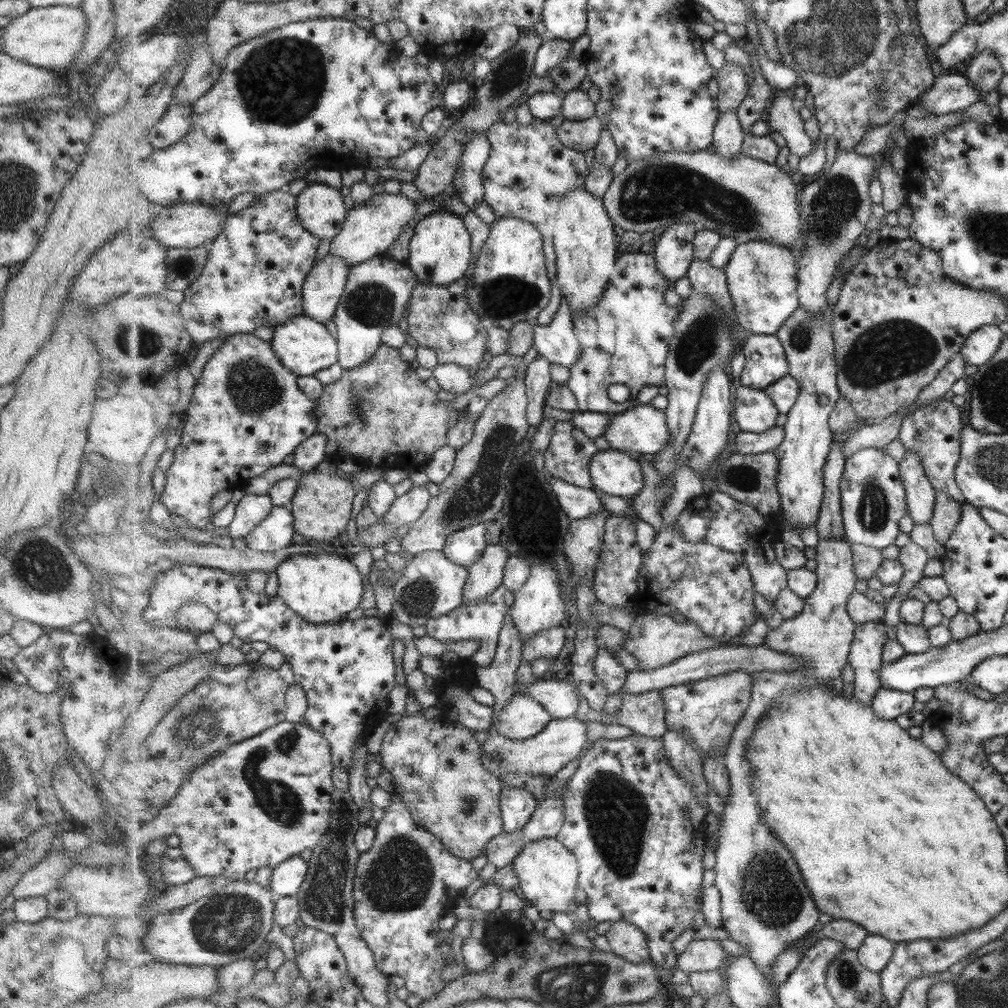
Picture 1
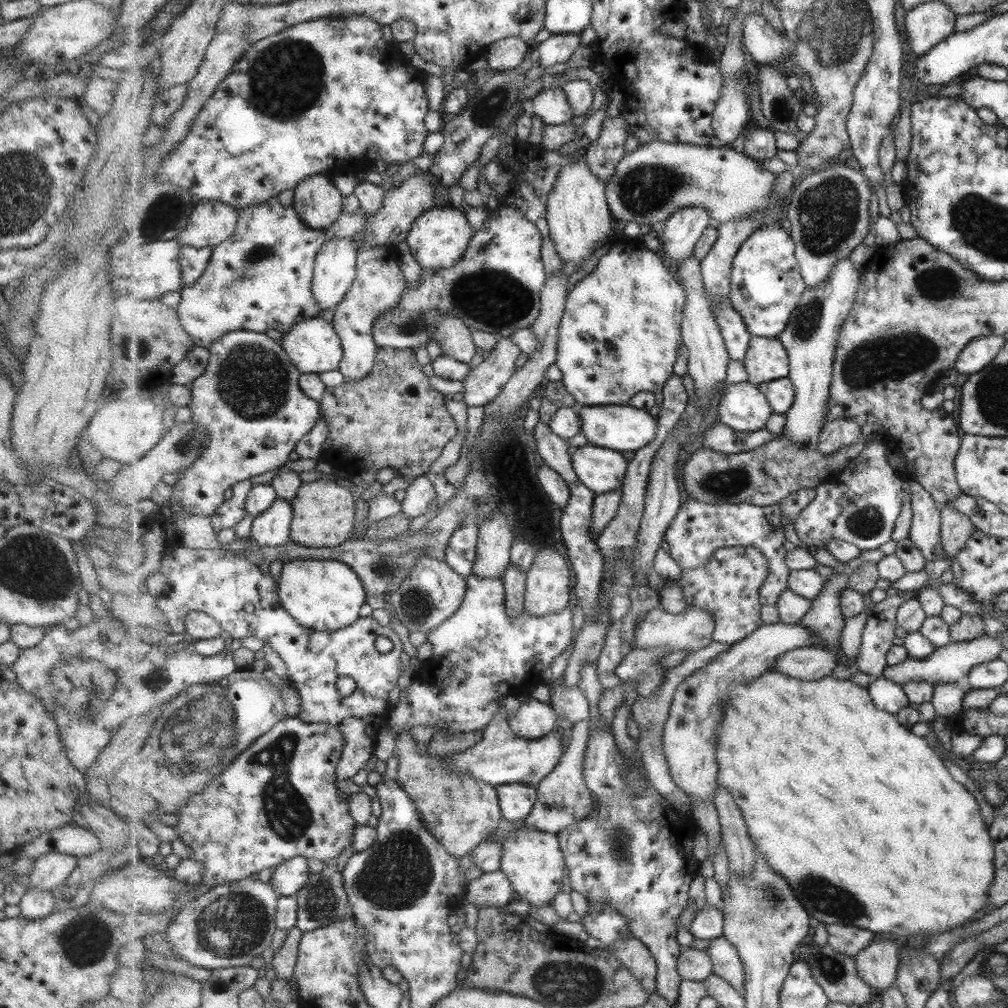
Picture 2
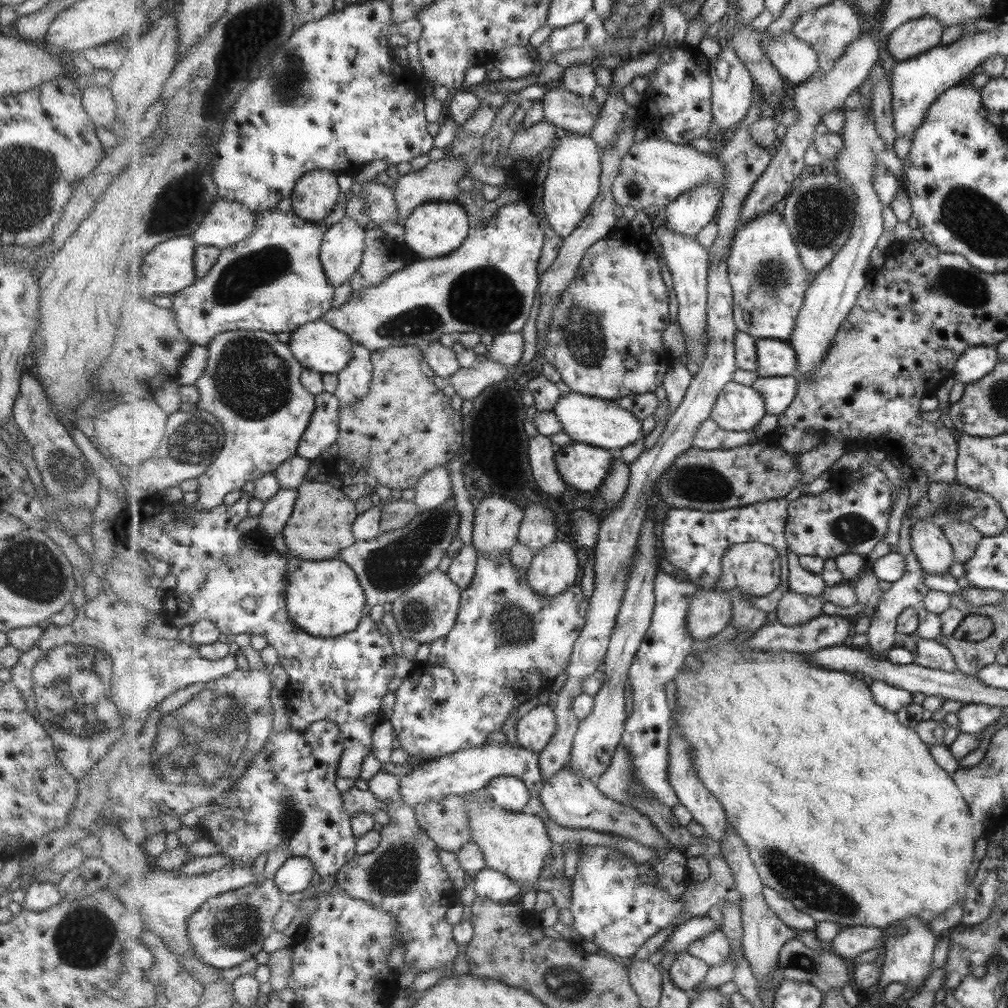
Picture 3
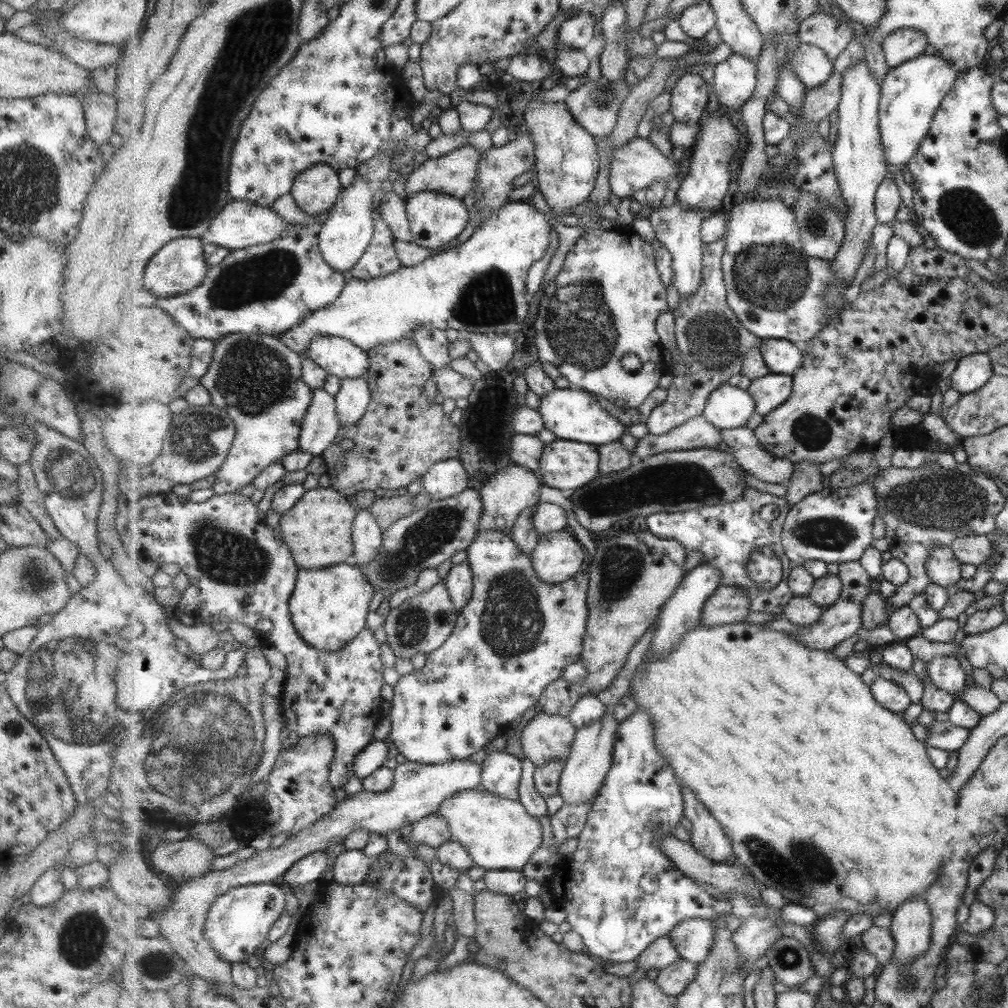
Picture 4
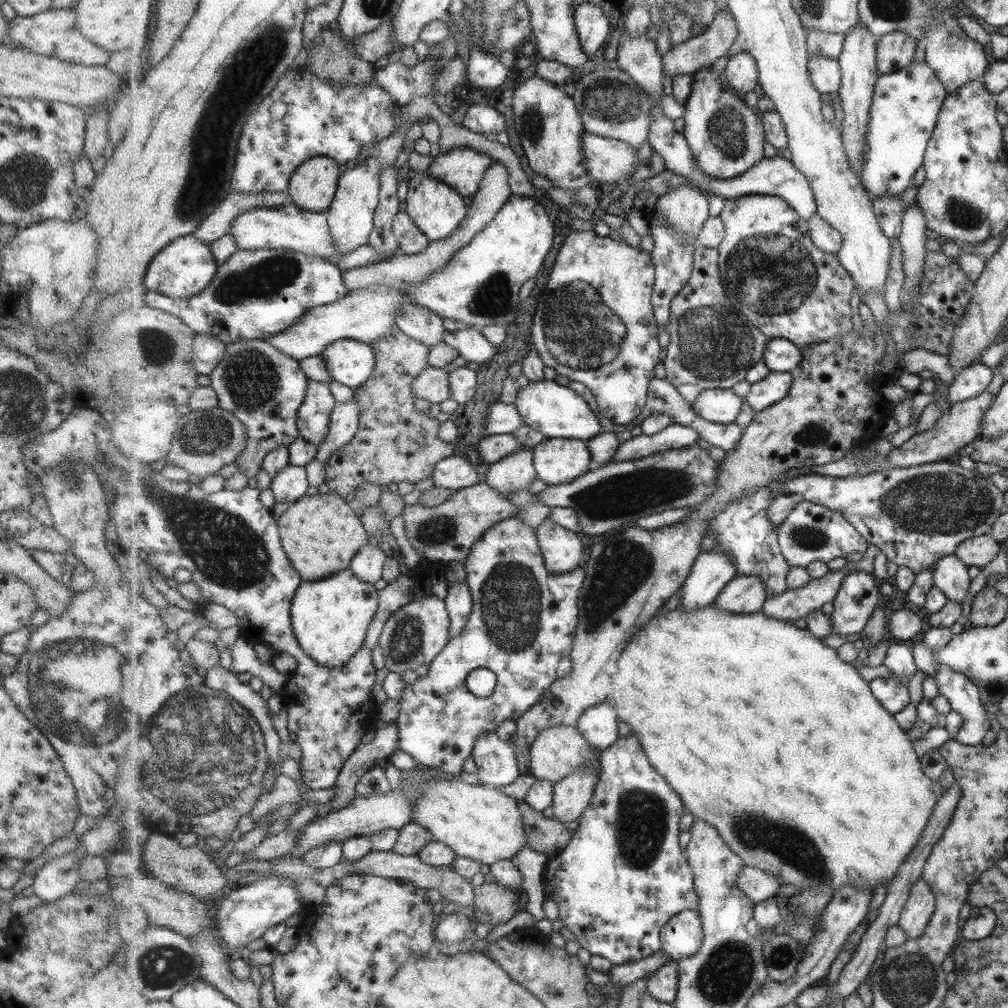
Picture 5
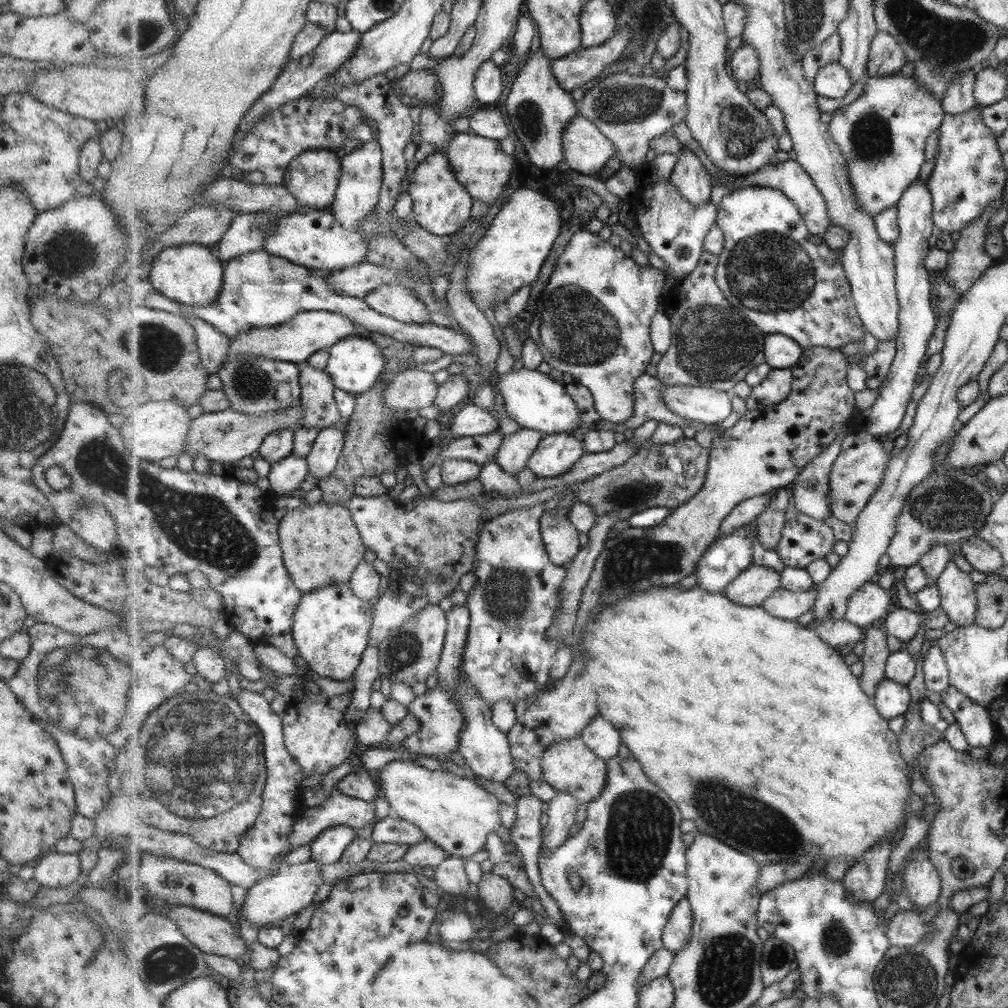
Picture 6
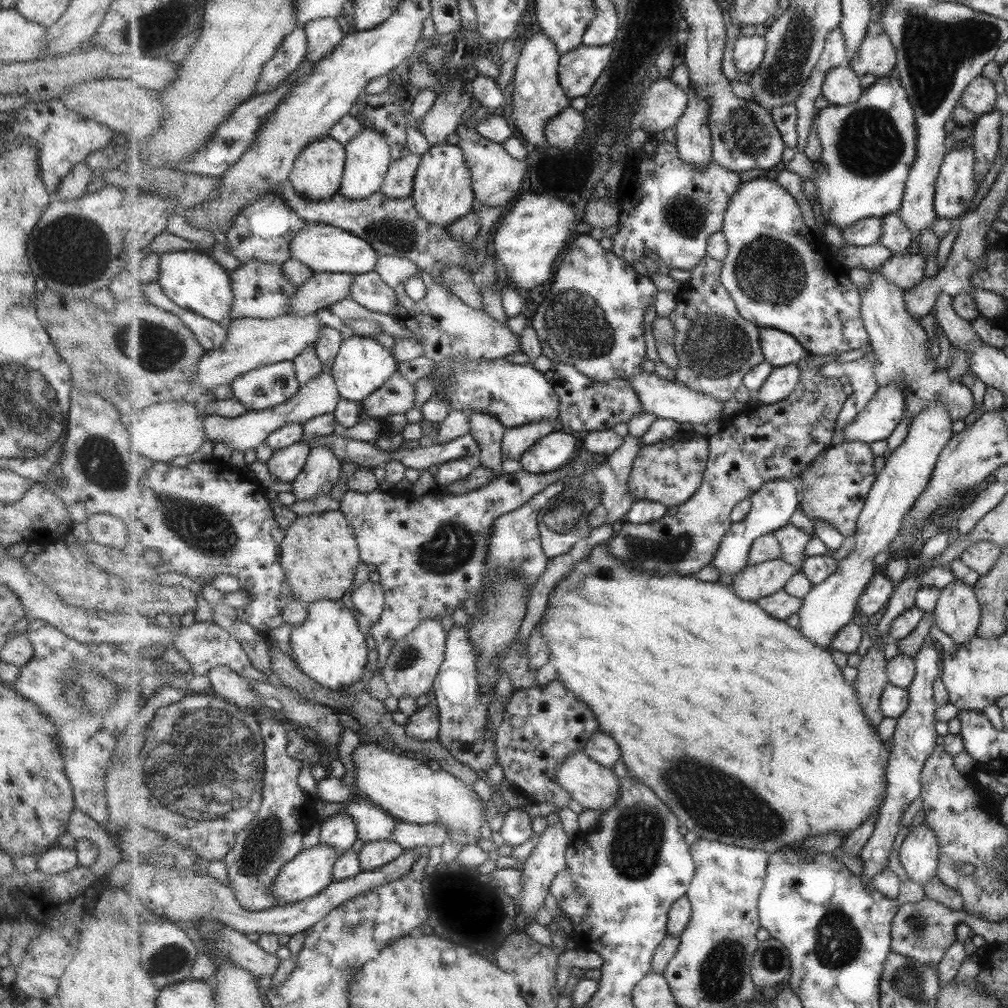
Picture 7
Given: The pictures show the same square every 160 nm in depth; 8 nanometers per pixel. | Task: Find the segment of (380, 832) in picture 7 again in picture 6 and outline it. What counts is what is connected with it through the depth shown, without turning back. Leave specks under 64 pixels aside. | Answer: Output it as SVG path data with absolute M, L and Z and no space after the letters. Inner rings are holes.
M334 790L326 802L304 812L290 834L290 841L295 850L302 844L311 844L328 828L337 825L347 825L356 830L365 826L374 828L378 821L375 805Z

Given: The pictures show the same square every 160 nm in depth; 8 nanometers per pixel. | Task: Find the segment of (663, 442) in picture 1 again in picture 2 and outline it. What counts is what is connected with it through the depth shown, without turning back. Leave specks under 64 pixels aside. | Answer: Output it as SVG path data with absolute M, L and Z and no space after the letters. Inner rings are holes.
M631 404L582 406L579 412L582 433L588 439L588 444L610 448L617 452L625 452L625 450L636 452L656 438L657 417L653 419L648 410L635 408Z

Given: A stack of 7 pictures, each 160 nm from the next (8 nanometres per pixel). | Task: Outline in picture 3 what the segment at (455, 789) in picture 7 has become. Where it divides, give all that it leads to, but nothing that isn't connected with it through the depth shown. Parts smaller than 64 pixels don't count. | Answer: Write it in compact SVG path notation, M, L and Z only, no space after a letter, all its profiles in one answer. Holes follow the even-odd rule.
M466 804L466 813L475 841L485 855L486 867L504 872L509 878L522 884L522 893L538 891L543 878L542 868L553 848L553 840L545 826L545 821L530 811L511 812L491 804Z

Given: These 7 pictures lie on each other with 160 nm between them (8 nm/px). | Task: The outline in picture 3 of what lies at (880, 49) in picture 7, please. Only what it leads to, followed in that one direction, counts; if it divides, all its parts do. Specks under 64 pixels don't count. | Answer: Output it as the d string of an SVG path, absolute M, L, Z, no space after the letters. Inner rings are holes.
M932 16L912 19L888 38L887 51L897 63L915 59L939 46L942 30Z

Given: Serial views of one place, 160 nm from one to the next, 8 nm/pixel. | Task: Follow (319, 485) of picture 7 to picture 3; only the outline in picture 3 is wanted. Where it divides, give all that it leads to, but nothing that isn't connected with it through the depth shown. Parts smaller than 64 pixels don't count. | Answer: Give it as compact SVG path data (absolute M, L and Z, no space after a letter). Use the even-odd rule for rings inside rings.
M355 340L352 341L354 342L355 358L343 372L340 372L340 381L335 391L340 402L345 405L354 404L354 402L366 398L371 391L374 379L373 352Z

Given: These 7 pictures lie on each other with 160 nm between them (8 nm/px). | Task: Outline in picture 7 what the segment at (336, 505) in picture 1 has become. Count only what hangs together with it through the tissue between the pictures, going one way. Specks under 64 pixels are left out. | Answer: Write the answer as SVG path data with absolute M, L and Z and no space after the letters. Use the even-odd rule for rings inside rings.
M340 510L301 513L287 528L280 547L281 563L293 595L306 603L341 600L351 593L357 566L362 563L356 529Z

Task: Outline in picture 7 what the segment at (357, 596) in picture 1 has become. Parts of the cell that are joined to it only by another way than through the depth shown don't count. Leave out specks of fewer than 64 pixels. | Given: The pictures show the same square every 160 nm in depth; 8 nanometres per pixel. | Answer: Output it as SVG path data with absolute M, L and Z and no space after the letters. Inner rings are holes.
M318 600L310 603L308 609L310 613L305 624L291 630L290 646L296 664L315 682L332 691L361 682L365 666L369 664L367 654L373 643L361 632L357 618L341 600Z

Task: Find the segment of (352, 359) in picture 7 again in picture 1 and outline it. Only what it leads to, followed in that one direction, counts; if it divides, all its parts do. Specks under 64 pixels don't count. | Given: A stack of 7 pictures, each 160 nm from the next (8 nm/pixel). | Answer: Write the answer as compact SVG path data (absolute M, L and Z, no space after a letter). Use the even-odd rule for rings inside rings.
M305 315L296 316L289 323L273 328L271 339L273 348L280 356L282 363L294 373L302 376L313 376L320 370L327 370L340 359L340 344L338 338L333 336L325 324L313 320L313 317Z

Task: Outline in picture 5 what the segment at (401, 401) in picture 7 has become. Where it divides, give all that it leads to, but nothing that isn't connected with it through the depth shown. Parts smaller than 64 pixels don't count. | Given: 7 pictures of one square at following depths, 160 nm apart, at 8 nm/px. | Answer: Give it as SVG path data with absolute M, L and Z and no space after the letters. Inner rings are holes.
M429 367L412 382L413 394L433 404L441 404L451 396L450 373L445 368Z

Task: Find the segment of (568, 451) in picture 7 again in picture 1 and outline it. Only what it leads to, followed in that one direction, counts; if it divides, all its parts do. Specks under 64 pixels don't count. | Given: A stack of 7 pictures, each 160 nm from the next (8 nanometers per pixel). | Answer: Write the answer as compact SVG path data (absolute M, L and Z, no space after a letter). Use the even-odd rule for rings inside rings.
M615 449L597 451L589 465L594 489L629 498L643 490L643 470L635 456Z

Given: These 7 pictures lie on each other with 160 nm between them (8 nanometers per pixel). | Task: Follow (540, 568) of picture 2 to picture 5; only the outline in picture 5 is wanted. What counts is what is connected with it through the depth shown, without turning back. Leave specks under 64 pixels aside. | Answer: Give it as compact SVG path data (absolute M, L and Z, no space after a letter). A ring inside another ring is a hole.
M547 518L536 530L547 568L553 573L571 573L586 557L586 538Z

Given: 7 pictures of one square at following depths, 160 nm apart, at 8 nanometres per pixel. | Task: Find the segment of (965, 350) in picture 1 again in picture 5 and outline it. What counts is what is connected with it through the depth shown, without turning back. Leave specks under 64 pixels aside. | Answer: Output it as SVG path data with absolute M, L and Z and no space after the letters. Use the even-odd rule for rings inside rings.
M979 361L962 368L960 374L949 384L947 394L949 402L963 402L981 394L991 382L992 374L993 370L983 366Z

